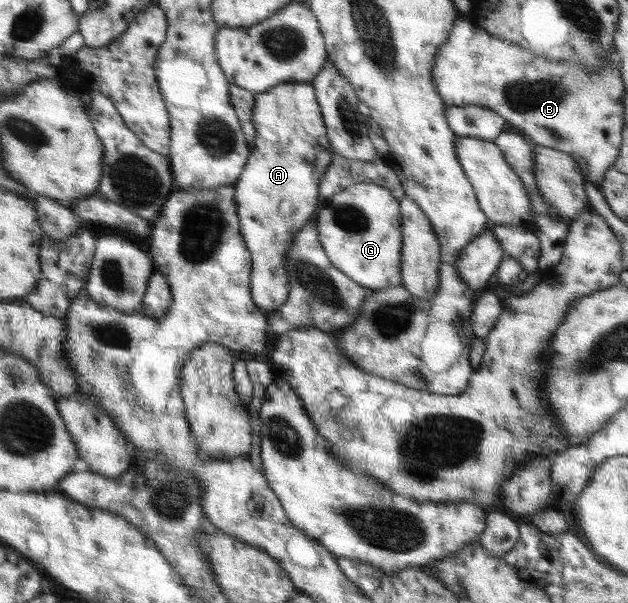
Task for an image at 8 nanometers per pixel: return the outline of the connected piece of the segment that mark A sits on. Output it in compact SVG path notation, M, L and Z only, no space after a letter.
M287 81L272 87L269 91L255 94L252 122L256 131L255 143L250 149L247 164L233 186L239 227L252 262L252 299L263 314L269 315L287 302L292 291L285 266L288 248L294 245L297 231L301 231L303 225L314 222L318 209L324 202L319 195L319 183L327 167L331 165L335 153L326 135L314 87L309 82Z

